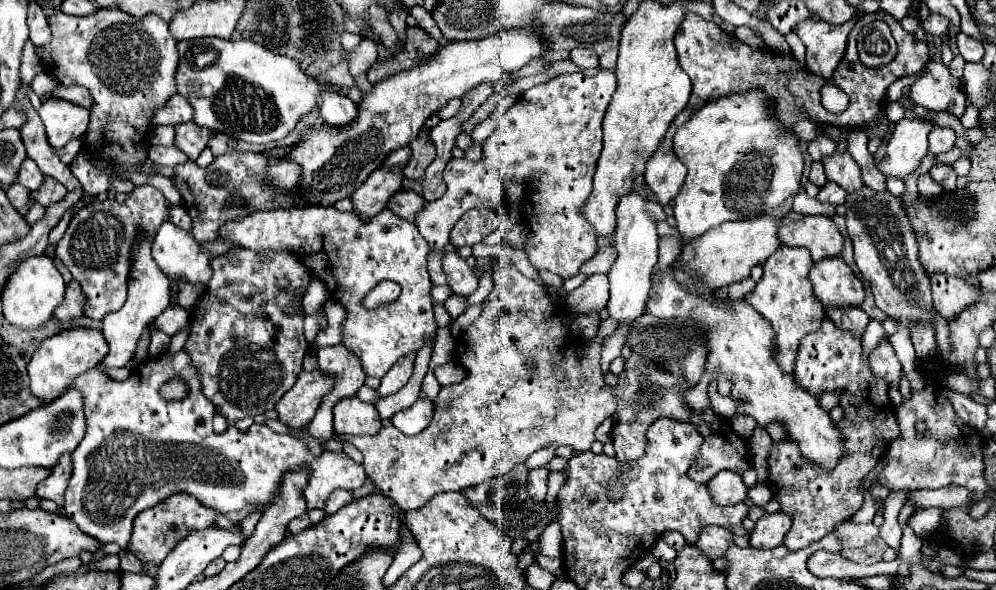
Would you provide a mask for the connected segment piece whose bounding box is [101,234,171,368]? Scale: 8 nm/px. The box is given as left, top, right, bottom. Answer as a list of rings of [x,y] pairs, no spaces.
[[[139,234],[139,240],[131,250],[131,274],[129,274],[127,302],[123,304],[121,310],[111,312],[103,318],[101,332],[103,332],[105,340],[109,342],[109,354],[103,358],[103,366],[109,366],[109,368],[125,366],[133,358],[137,338],[149,326],[149,322],[153,322],[169,306],[169,298],[171,298],[171,288],[169,288],[167,276],[163,276],[159,272],[159,266],[153,260],[151,242],[147,240],[147,236]]]

